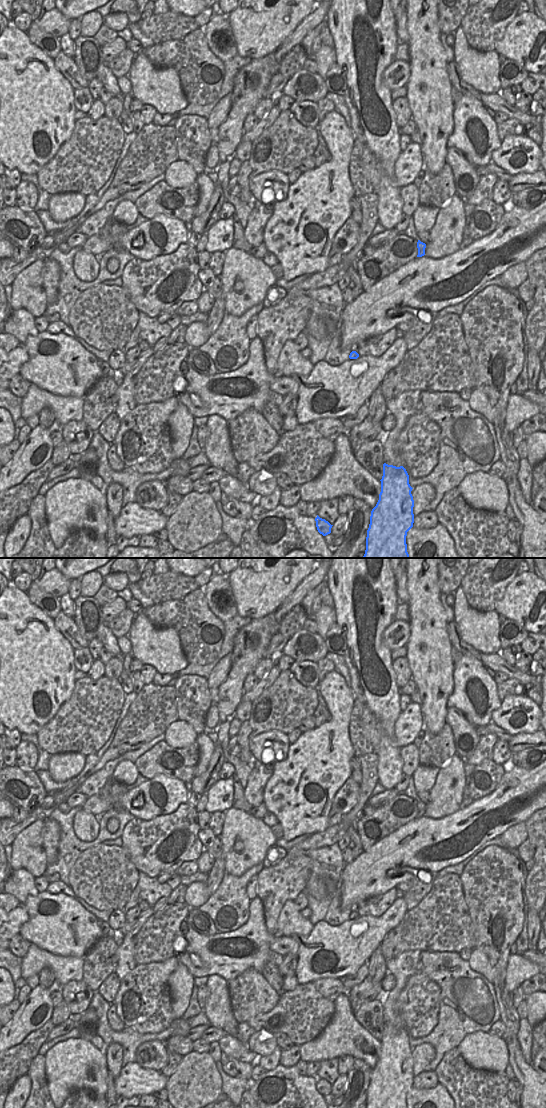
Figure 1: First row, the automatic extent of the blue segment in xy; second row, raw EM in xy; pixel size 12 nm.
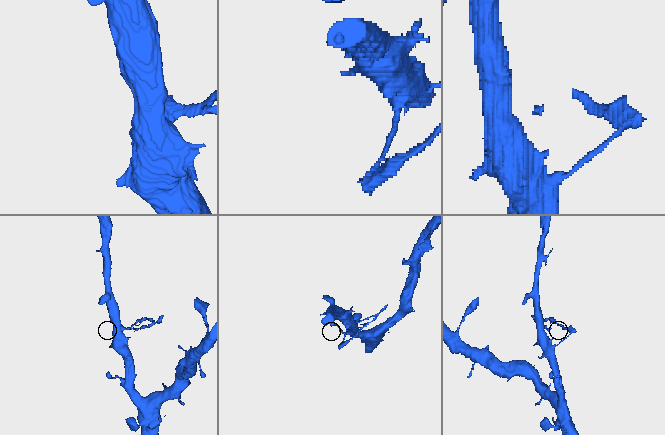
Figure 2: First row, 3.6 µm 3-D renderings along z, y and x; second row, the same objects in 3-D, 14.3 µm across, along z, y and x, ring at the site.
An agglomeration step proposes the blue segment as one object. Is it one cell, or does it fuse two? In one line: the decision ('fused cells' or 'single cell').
fused cells

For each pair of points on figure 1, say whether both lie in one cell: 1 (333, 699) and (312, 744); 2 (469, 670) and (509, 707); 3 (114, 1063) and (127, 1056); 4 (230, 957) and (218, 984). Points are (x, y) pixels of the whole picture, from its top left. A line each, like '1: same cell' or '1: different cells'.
1: same cell
2: different cells
3: different cells
4: different cells

